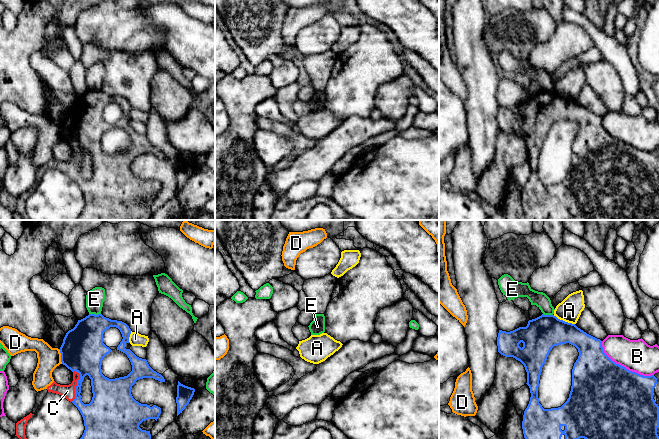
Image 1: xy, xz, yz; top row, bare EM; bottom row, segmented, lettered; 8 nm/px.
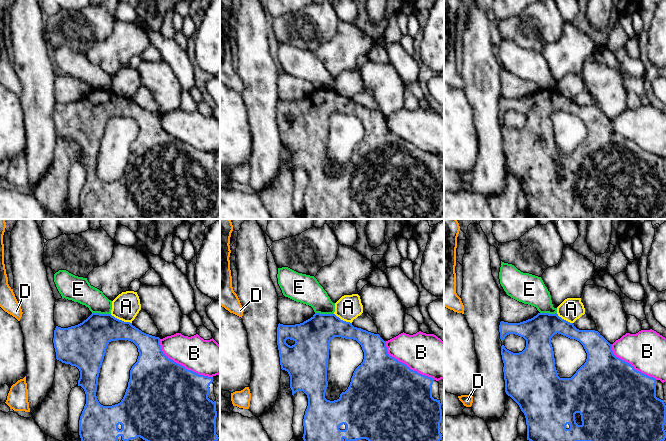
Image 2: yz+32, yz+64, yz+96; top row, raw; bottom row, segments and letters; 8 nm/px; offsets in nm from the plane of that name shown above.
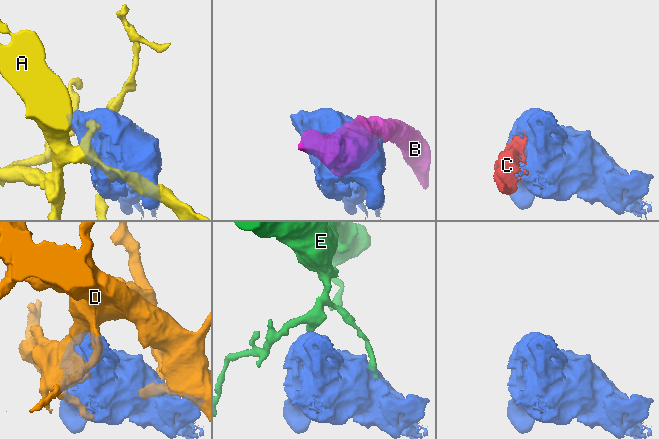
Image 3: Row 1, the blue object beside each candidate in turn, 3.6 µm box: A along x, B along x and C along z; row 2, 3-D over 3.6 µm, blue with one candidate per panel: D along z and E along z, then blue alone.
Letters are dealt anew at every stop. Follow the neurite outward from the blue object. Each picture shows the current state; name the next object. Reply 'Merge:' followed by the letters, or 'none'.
Merge: C

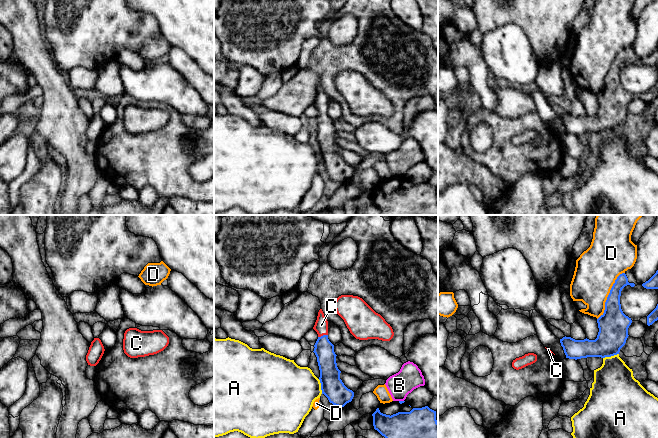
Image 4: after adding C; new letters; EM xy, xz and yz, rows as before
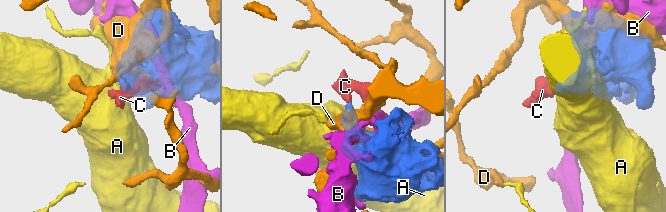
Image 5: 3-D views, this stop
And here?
Merge: C

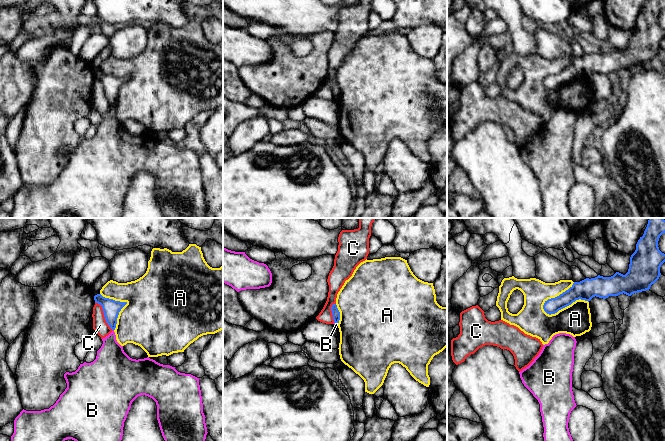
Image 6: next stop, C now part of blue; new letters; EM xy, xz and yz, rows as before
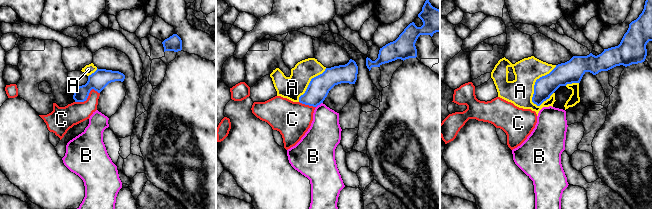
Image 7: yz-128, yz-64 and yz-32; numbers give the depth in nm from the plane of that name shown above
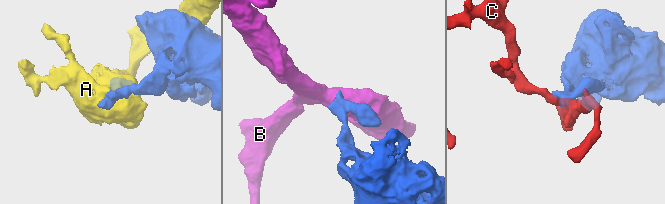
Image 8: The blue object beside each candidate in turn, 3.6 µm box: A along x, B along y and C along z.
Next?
Merge: none

